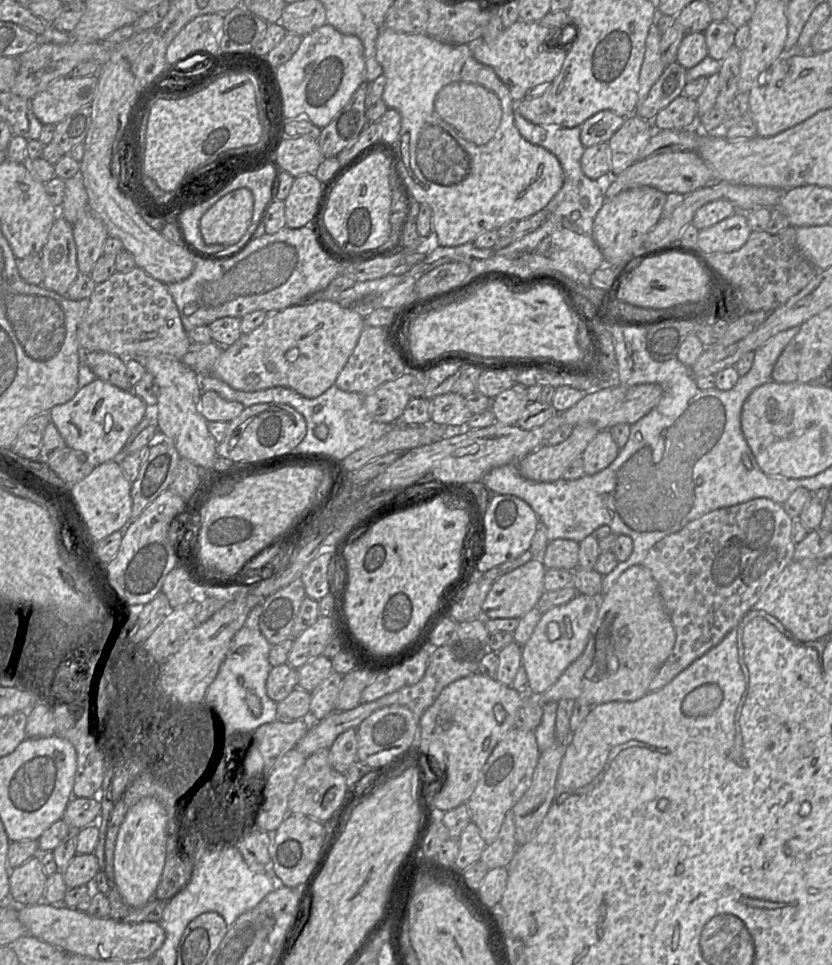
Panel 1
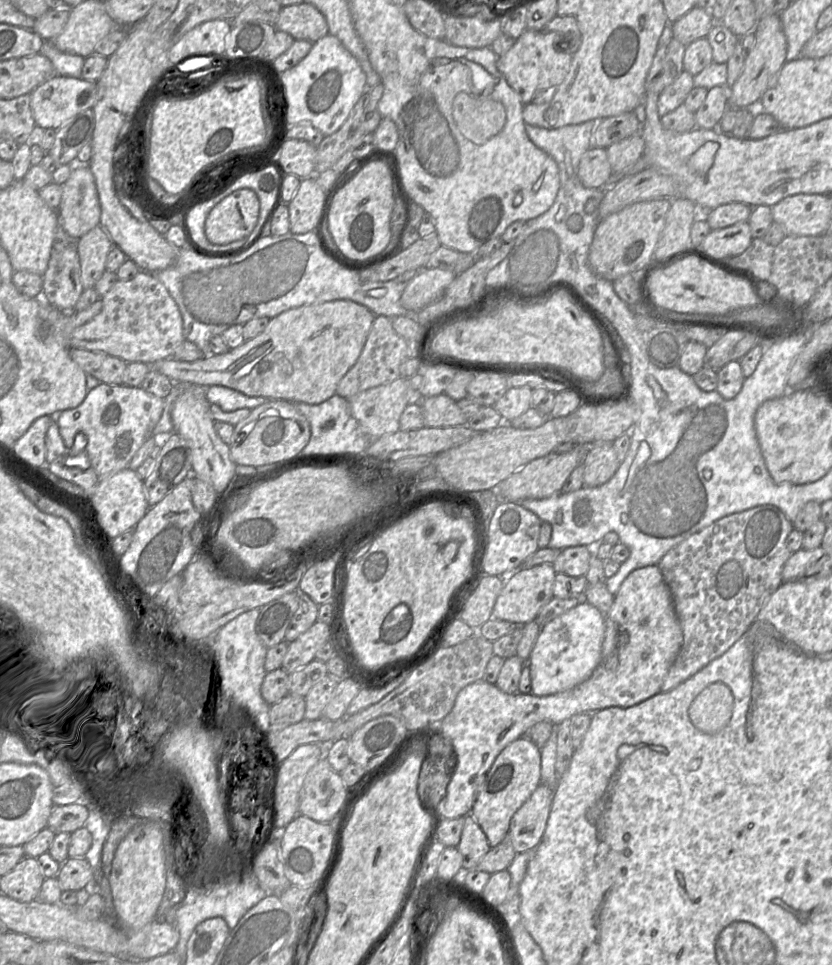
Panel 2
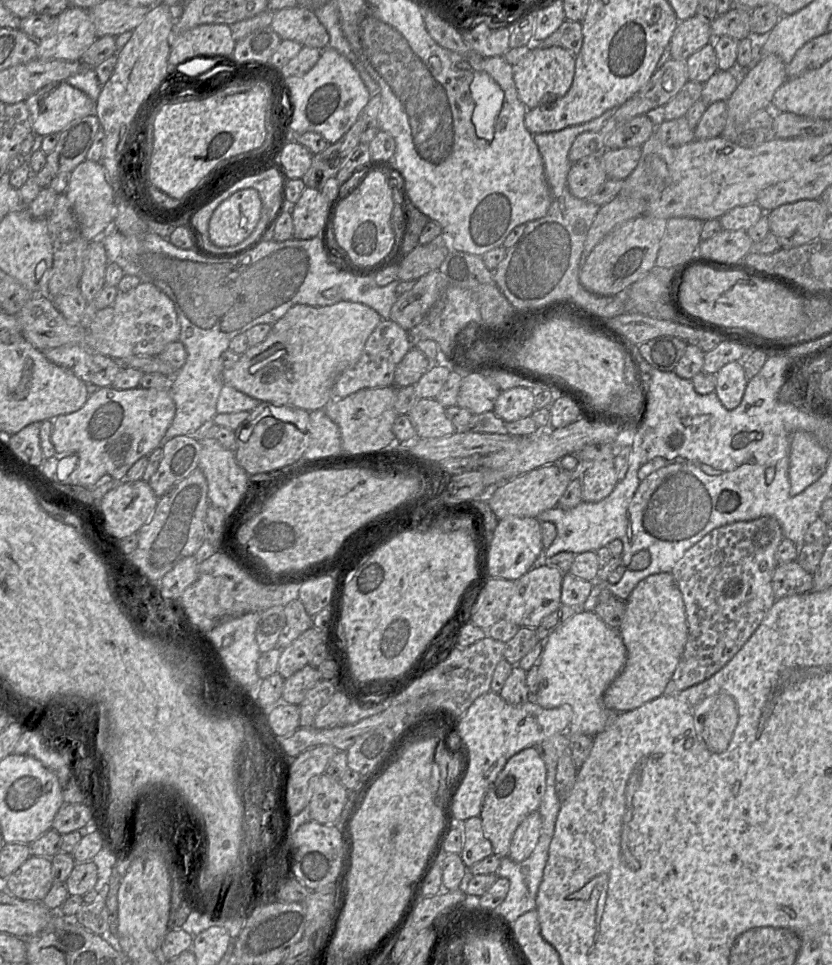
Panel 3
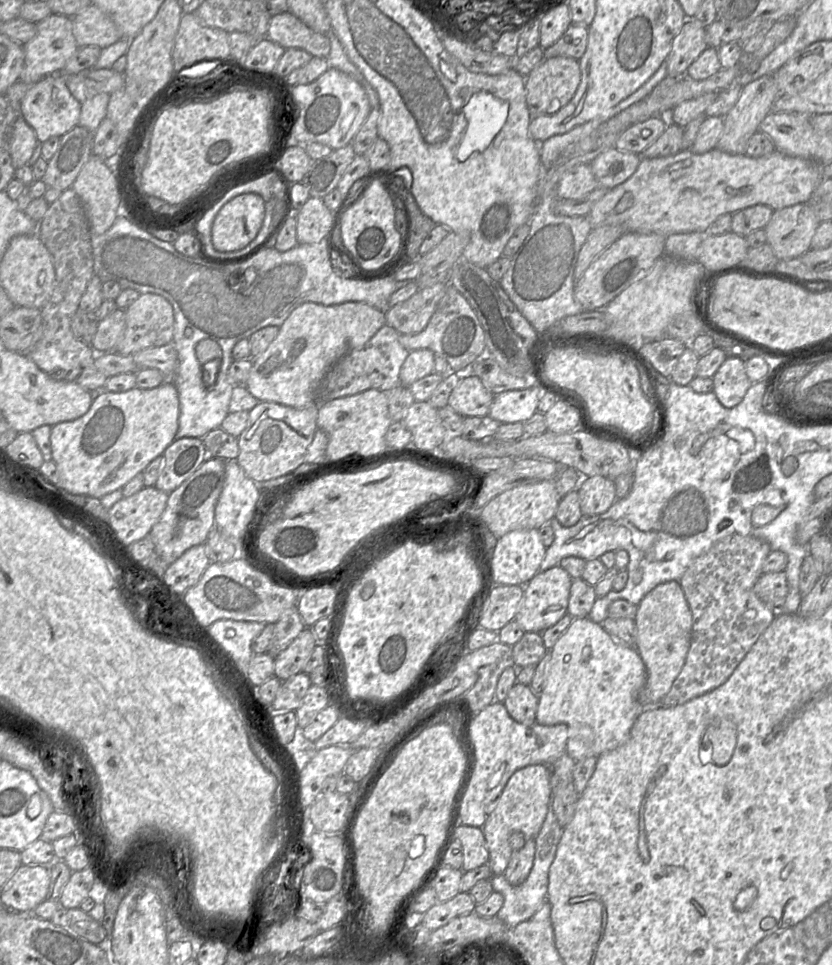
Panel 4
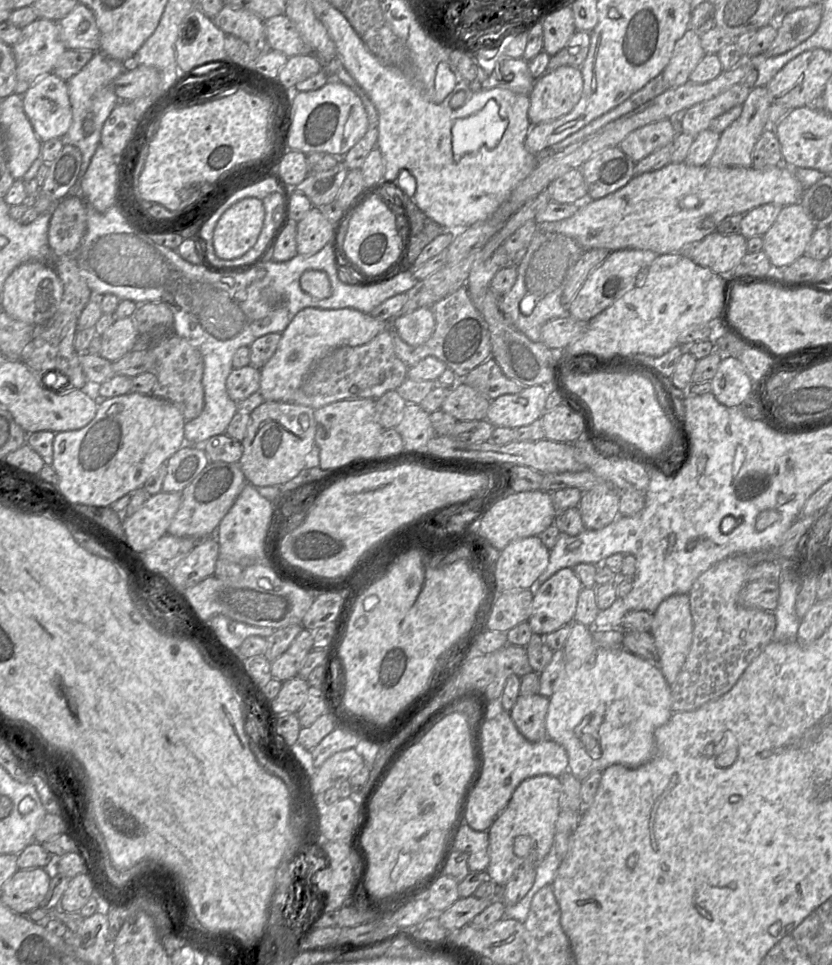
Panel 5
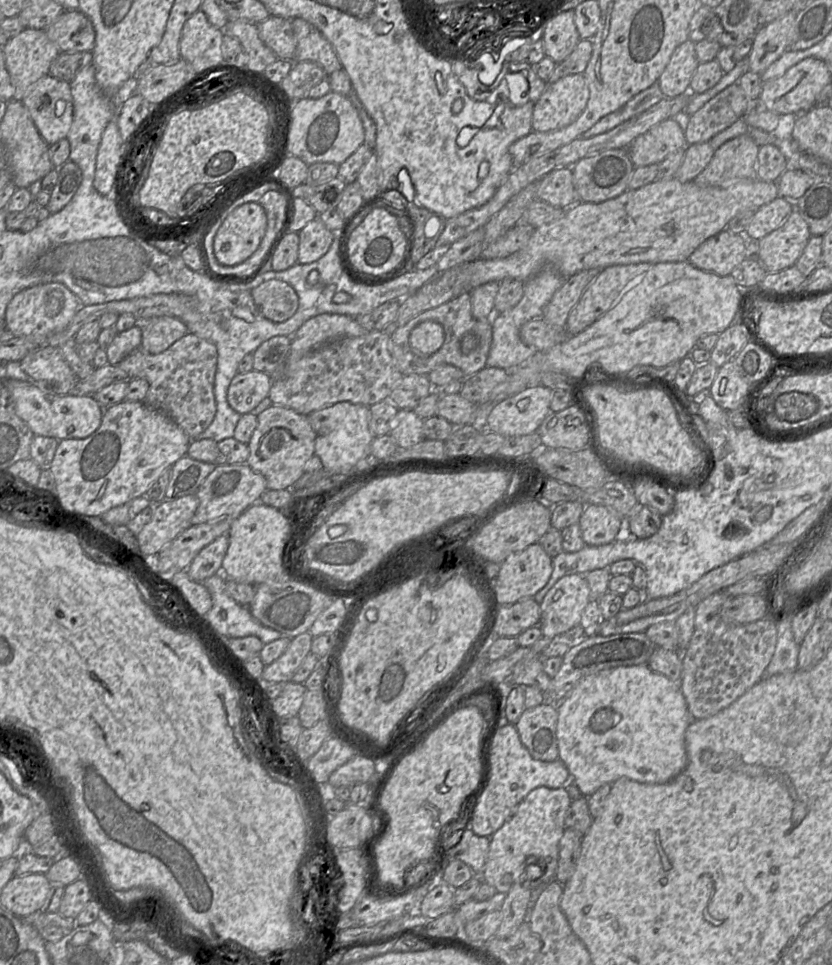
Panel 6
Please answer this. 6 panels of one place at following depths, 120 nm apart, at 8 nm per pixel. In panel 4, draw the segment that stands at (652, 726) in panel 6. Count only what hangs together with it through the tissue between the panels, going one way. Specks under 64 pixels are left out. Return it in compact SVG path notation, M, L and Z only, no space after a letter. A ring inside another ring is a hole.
M589 617L575 618L566 632L557 640L550 653L548 674L539 695L536 722L552 726L566 724L568 740L566 753L574 760L599 757L624 744L637 718L648 708L638 701L638 694L646 683L645 664L634 647L620 644Z

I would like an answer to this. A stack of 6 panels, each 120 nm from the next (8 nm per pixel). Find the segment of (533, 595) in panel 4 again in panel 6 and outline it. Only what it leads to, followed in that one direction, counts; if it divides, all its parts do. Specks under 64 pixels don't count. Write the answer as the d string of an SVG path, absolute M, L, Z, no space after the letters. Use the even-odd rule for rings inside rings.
M585 575L560 578L547 592L540 606L539 627L542 636L554 638L565 632L577 632L582 612L591 600Z

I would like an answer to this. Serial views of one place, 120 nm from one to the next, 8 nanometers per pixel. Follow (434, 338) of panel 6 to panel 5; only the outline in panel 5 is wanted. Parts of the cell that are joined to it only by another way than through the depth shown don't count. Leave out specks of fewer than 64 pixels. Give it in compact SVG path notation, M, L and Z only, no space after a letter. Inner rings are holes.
M421 307L390 321L390 326L400 338L411 346L426 343L435 329L435 319L430 307Z

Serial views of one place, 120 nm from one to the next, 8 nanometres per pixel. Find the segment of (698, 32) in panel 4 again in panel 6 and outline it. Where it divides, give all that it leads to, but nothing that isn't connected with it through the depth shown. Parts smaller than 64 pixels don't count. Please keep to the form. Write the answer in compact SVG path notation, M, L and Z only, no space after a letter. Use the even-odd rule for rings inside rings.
M687 39L675 48L657 81L664 97L674 98L689 92L690 80L698 65L695 43Z

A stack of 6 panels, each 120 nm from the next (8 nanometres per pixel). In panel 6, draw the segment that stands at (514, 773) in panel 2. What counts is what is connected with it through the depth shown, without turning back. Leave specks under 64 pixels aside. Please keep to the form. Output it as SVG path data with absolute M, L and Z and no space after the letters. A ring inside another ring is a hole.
M538 787L532 790L517 806L512 817L492 836L482 881L507 894L514 885L535 889L555 879L559 842L565 826L565 818L572 800L562 787L551 789Z

